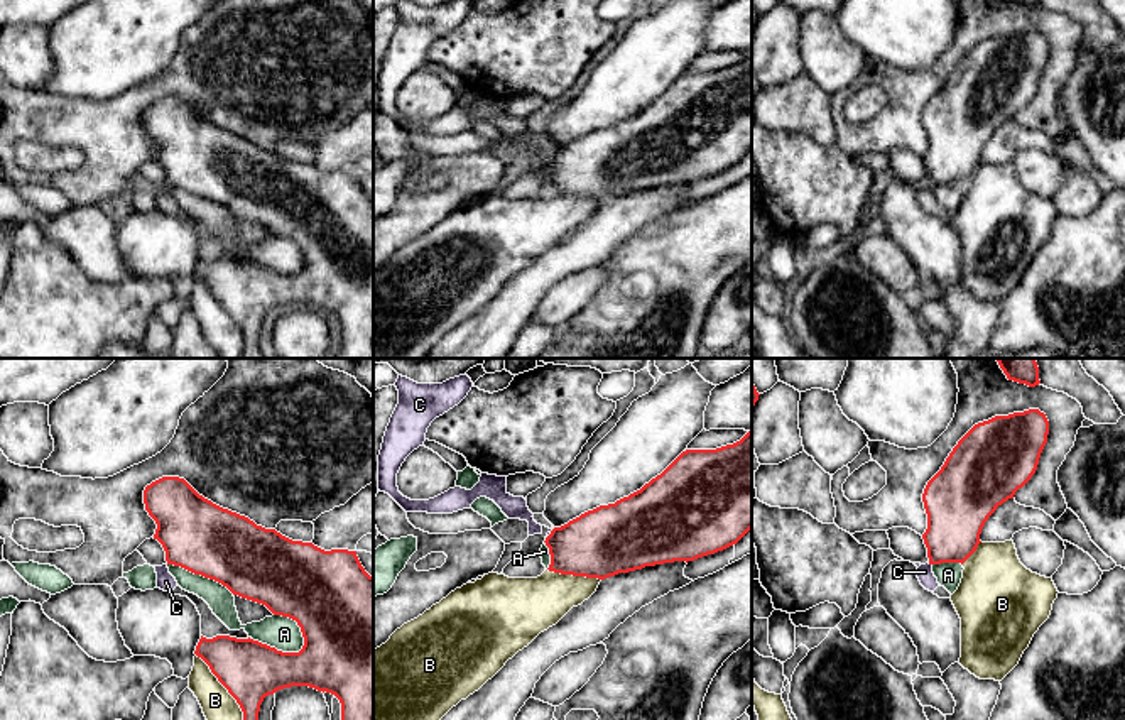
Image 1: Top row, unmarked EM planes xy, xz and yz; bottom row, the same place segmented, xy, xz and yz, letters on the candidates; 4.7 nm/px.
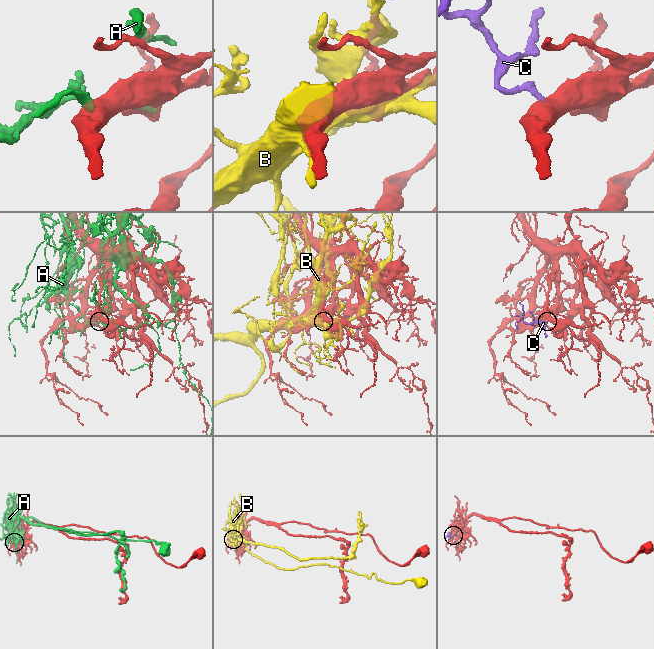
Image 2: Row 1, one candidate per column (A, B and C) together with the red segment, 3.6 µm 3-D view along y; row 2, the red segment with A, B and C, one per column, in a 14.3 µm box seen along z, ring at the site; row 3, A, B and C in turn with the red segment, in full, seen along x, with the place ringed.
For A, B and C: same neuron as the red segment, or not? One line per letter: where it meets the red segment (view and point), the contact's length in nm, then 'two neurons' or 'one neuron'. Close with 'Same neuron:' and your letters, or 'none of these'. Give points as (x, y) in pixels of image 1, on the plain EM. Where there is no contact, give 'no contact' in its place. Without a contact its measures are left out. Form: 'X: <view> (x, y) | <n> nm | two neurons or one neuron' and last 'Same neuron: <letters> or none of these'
A: xy (279, 272) | 260 nm | two neurons
B: xy (230, 315) | 440 nm | two neurons
C: xz (548, 158) | 40 nm | two neurons
Same neuron: none of these

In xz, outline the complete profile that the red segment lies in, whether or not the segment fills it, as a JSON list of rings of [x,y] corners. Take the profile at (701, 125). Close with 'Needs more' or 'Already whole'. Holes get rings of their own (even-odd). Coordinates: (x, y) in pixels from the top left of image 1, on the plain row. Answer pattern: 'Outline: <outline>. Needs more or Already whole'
Outline: [[[752,51],[733,66],[726,66],[716,71],[686,71],[660,96],[652,100],[640,112],[617,122],[615,125],[600,127],[593,132],[588,132],[561,149],[554,149],[544,162],[551,176],[551,186],[547,191],[561,196],[605,201],[618,194],[628,194],[642,191],[645,188],[655,188],[674,183],[688,184],[708,176],[715,176],[736,166],[750,150],[752,150]]]. Already whole

